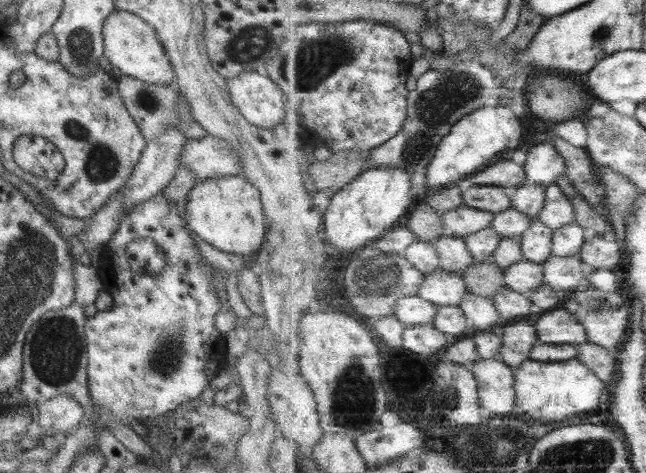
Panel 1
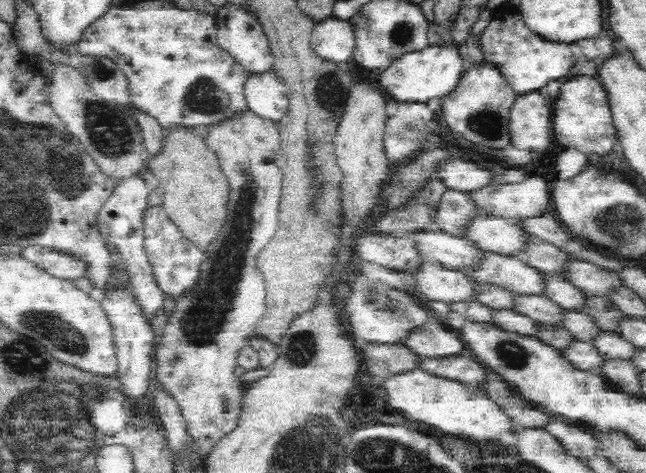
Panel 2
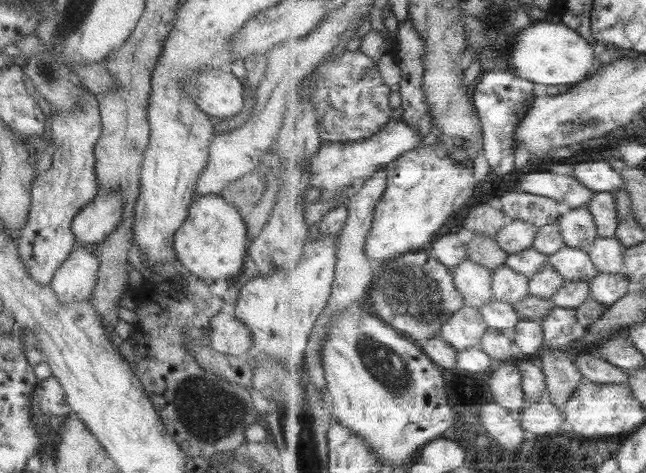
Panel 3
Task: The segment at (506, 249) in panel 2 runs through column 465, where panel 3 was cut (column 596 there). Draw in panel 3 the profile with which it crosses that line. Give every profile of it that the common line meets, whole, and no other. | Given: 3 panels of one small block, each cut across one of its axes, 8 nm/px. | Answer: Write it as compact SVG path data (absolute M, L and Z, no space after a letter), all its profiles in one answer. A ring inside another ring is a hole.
M587 207L575 208L562 215L559 221L566 246L588 250L599 238L597 226Z

